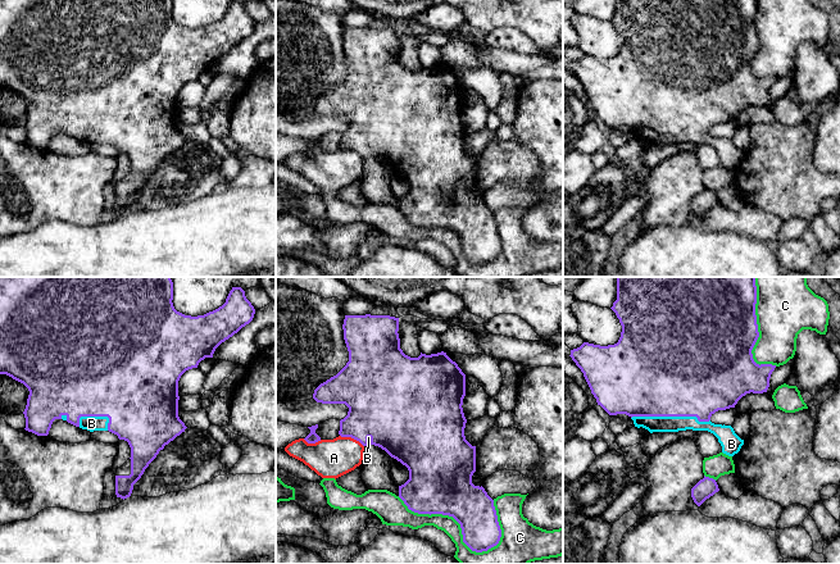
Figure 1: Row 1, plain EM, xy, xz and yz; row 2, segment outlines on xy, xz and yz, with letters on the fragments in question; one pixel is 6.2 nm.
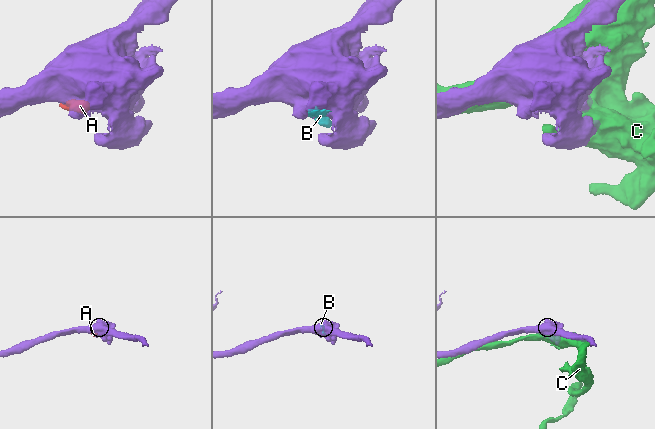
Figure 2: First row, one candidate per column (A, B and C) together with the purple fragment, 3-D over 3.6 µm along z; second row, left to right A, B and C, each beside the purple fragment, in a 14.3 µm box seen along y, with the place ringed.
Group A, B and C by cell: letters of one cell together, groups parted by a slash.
A C / B

